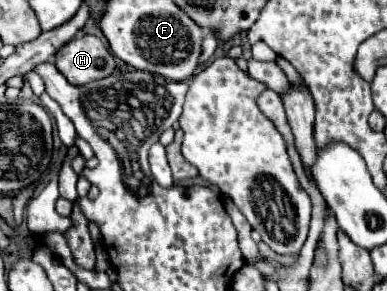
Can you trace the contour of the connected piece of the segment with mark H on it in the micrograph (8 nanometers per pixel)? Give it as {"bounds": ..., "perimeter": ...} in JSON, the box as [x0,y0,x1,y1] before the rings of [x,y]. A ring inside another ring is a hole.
{"bounds":[55,34,115,86],"perimeter":[[[81,34],[55,54],[55,66],[75,86],[85,86],[113,74],[115,58],[105,44],[91,34]]]}

